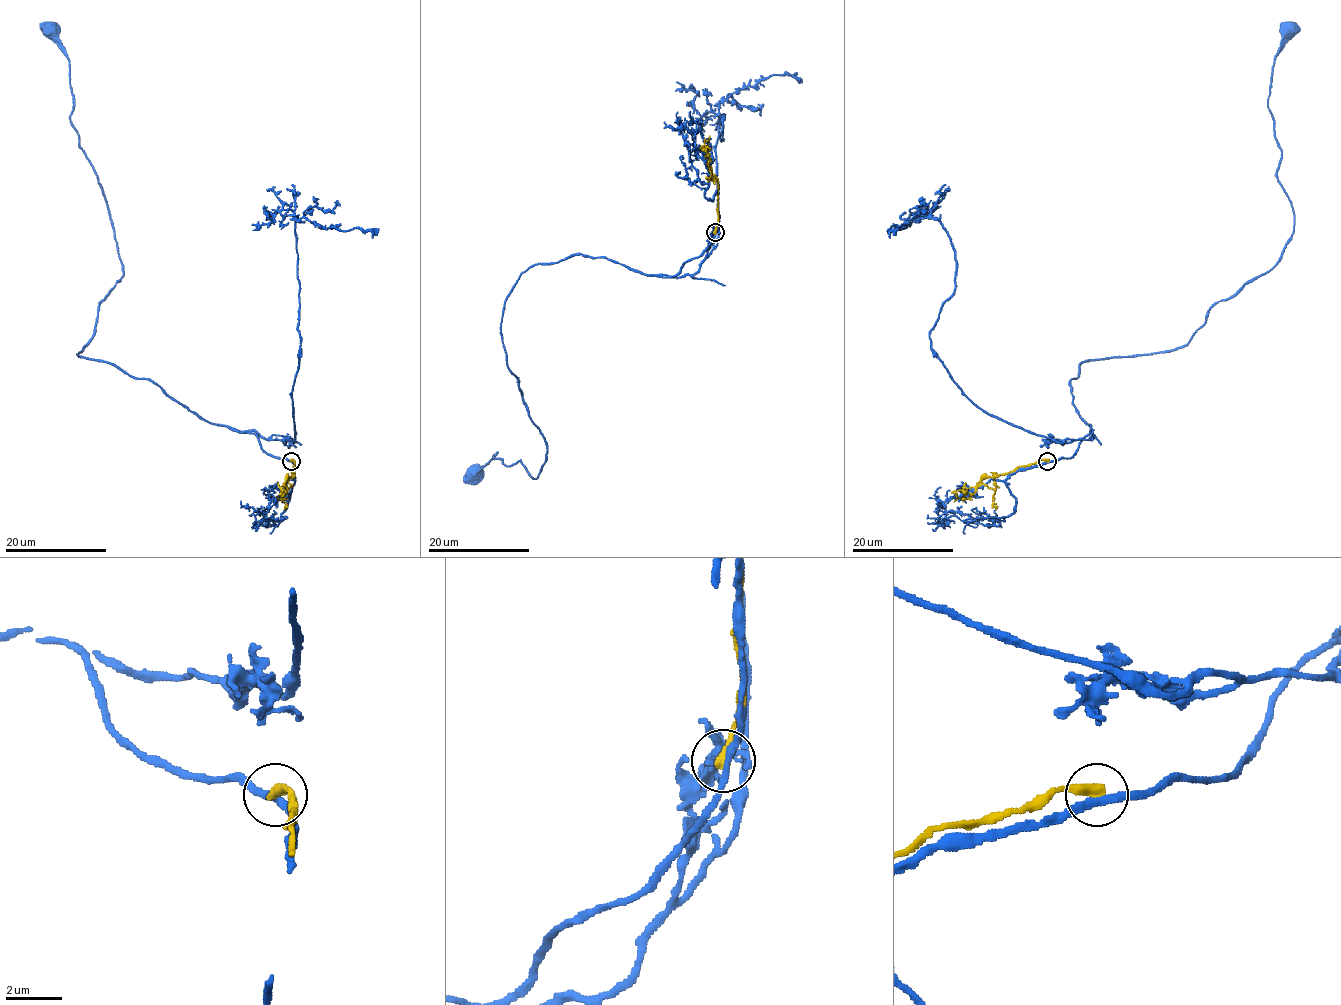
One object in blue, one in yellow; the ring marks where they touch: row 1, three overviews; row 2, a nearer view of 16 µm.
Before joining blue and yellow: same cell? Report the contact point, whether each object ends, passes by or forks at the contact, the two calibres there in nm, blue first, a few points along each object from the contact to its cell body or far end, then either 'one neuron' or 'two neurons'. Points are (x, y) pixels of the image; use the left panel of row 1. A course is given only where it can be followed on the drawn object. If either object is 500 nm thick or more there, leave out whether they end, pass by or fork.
place (291, 461); blue passes by; yellow ends; calibres 240 and 420 nm; course blue (291, 461), (248, 432), (209, 423), (148, 379), (77, 354), (123, 266), (70, 118), (68, 57), (40, 22); course yellow (291, 461), (294, 474), (284, 485), (286, 494), (281, 502); two neurons

